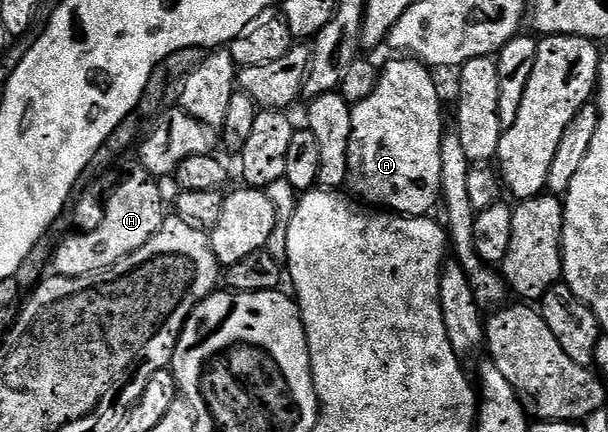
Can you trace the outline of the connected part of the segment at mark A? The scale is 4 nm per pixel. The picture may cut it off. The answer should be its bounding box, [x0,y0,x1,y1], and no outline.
[347,56,443,218]

